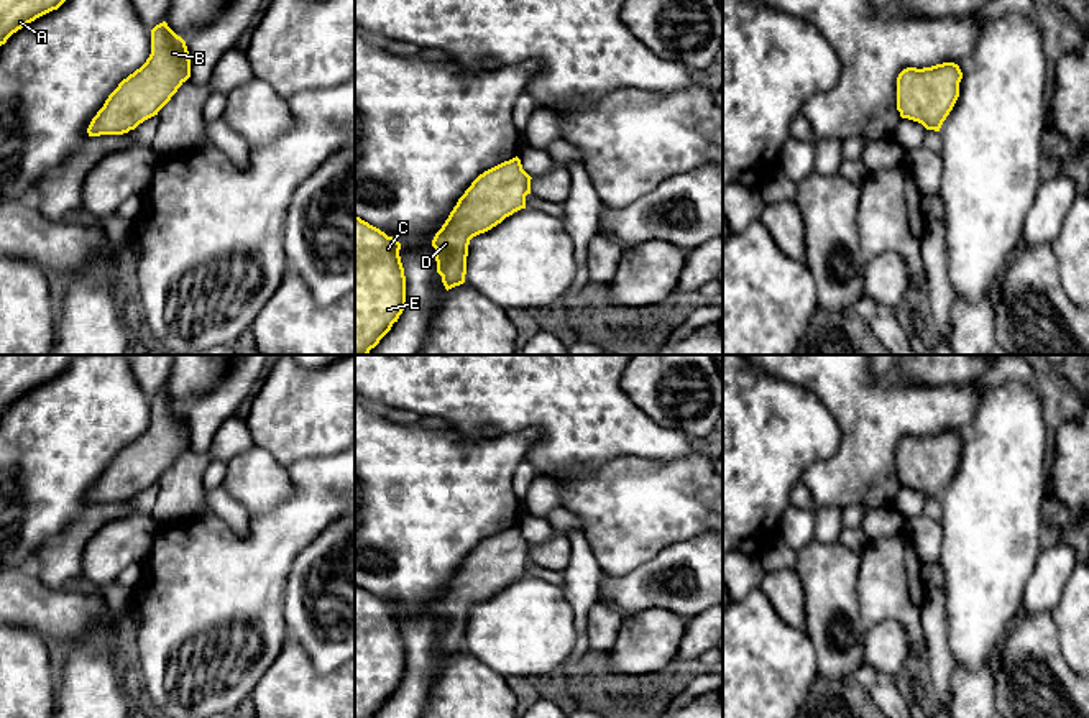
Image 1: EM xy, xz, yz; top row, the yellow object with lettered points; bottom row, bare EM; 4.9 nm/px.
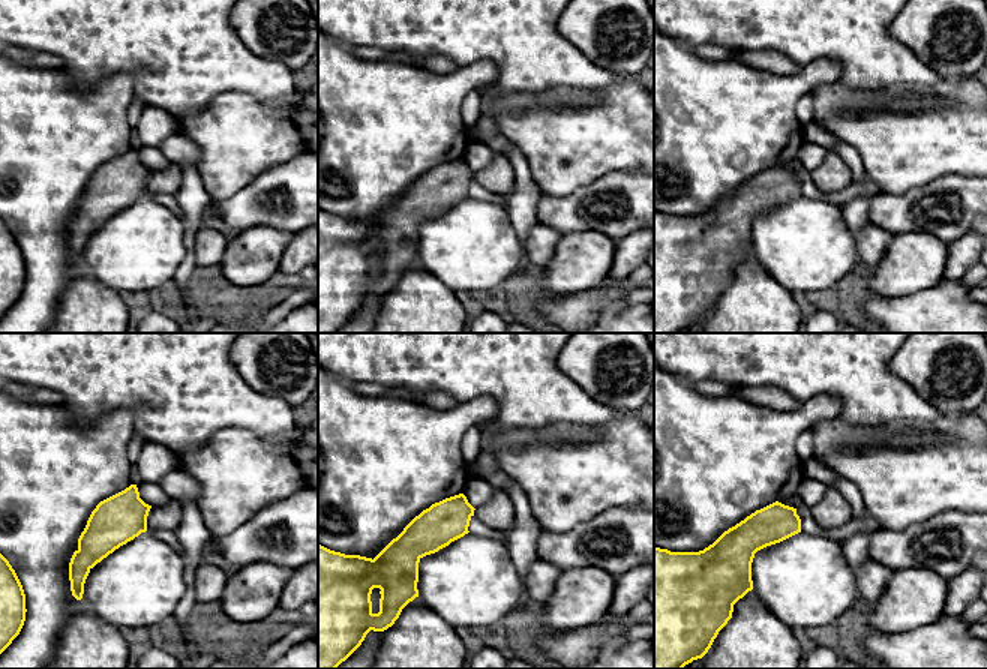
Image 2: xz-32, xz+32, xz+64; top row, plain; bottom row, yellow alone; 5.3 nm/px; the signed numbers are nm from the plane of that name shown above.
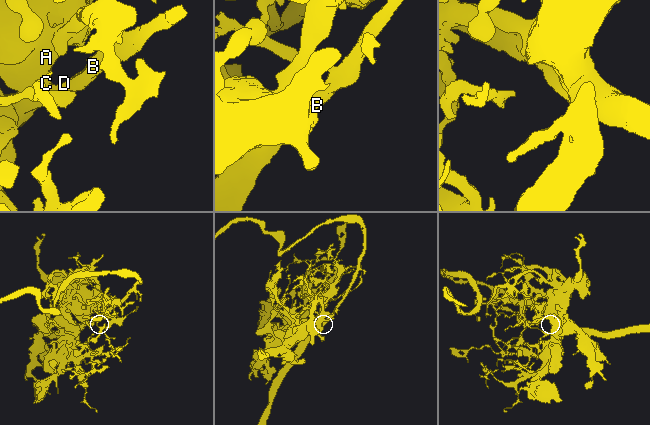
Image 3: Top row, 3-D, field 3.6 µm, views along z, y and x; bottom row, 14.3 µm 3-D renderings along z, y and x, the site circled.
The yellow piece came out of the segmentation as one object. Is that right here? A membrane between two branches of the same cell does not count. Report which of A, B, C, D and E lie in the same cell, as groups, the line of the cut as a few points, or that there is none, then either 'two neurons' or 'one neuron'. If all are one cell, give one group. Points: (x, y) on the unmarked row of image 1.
A B C D E; no cut; one neuron

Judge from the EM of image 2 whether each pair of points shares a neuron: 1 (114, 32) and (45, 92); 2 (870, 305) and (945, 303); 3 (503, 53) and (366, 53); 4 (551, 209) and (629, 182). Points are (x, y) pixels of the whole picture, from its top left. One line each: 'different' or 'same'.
1: different
2: same
3: different
4: same

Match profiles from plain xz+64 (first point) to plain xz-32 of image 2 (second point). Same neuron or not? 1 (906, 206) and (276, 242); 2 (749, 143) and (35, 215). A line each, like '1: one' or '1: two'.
1: two
2: one

